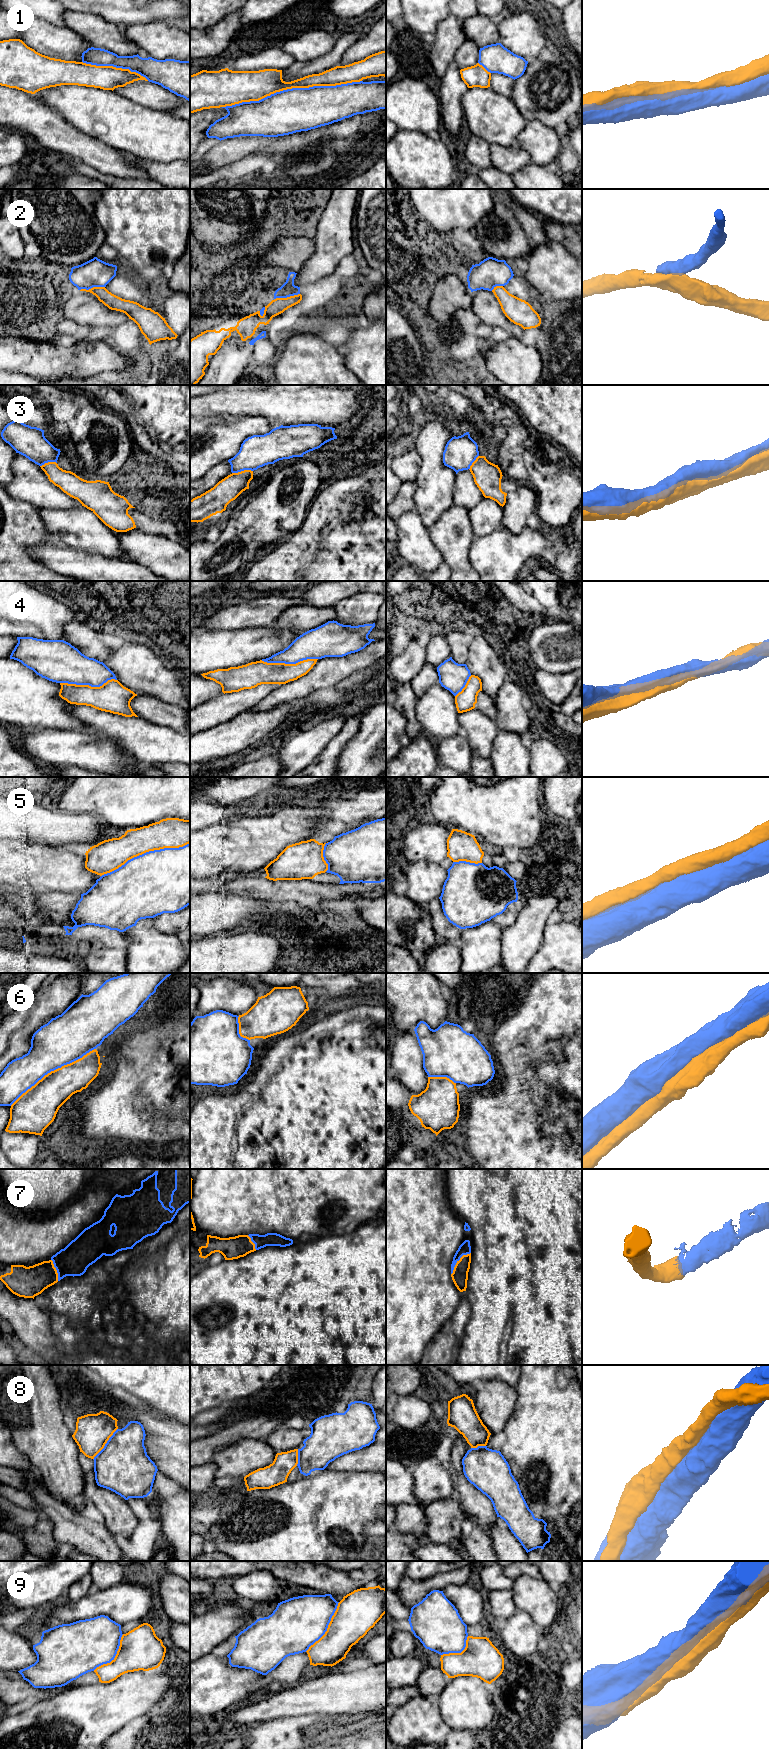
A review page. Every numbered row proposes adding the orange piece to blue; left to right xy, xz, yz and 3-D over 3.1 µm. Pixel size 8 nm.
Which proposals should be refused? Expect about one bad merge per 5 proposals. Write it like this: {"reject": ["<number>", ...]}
{"reject": ["2", "5"]}

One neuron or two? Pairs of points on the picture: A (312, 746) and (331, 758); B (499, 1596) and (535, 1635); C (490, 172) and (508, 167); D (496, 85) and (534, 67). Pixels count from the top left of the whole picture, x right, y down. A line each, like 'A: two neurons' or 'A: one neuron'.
A: two neurons
B: two neurons
C: one neuron
D: one neuron

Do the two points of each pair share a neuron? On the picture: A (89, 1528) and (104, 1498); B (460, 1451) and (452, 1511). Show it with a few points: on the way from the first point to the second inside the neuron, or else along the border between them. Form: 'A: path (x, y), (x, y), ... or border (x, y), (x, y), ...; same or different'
A: border (84, 1490), (108, 1530); different
B: border (452, 1496), (458, 1501), (468, 1517); different

